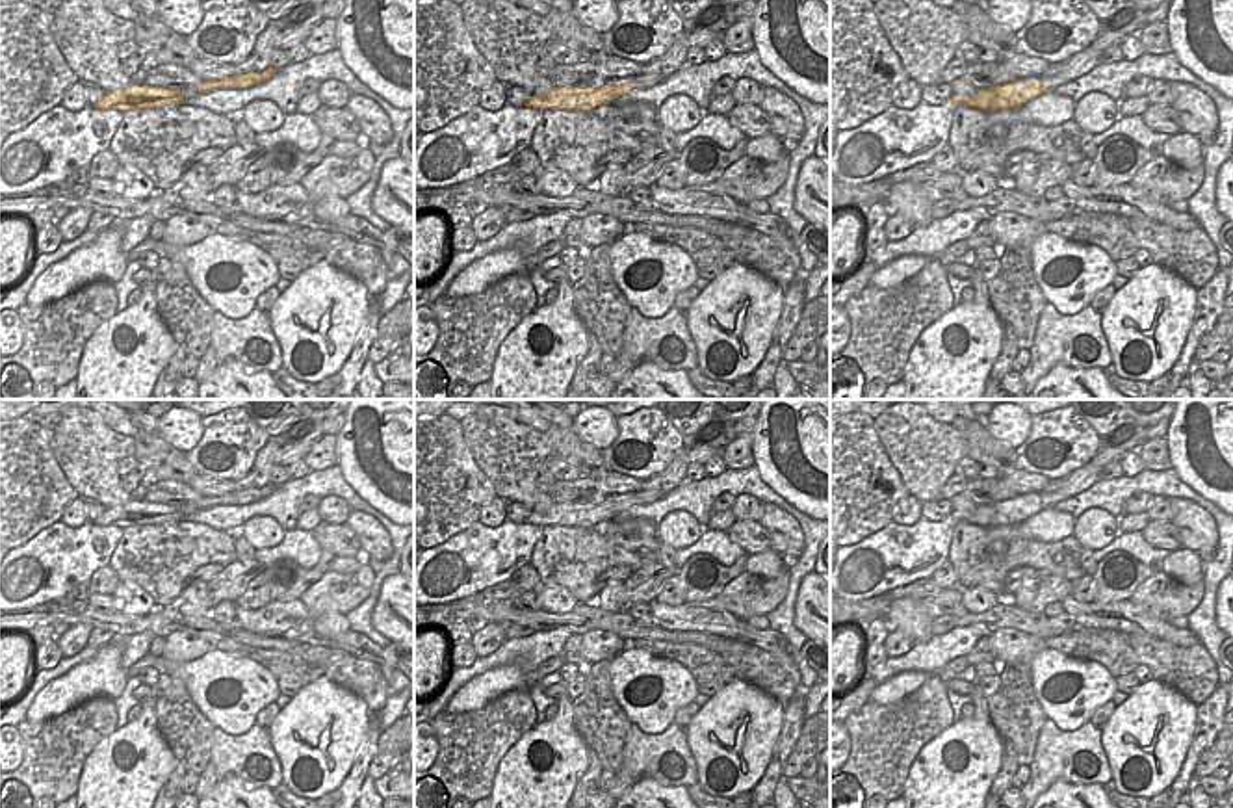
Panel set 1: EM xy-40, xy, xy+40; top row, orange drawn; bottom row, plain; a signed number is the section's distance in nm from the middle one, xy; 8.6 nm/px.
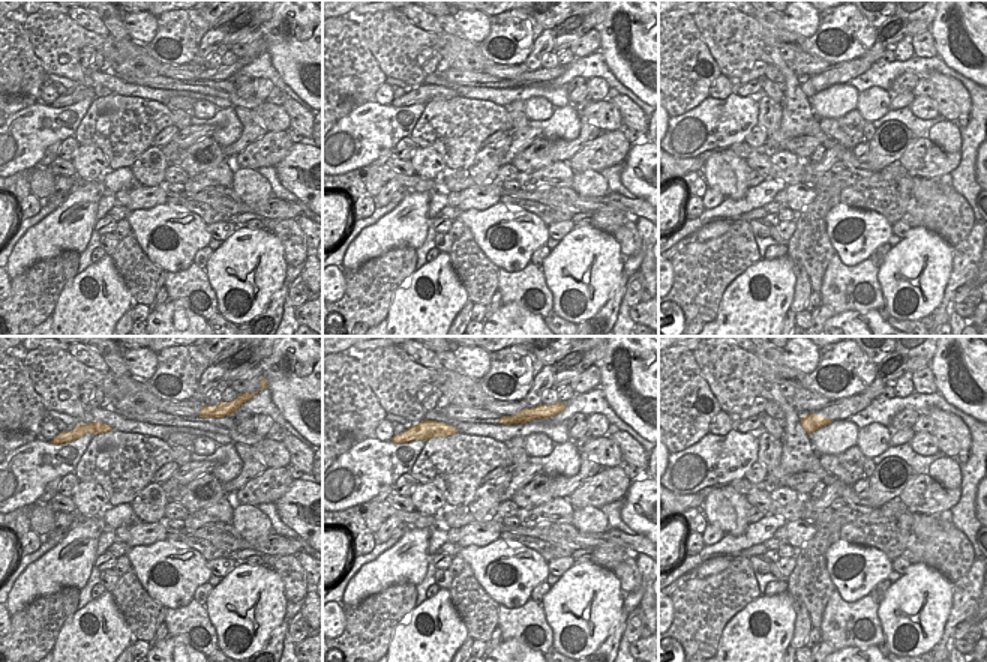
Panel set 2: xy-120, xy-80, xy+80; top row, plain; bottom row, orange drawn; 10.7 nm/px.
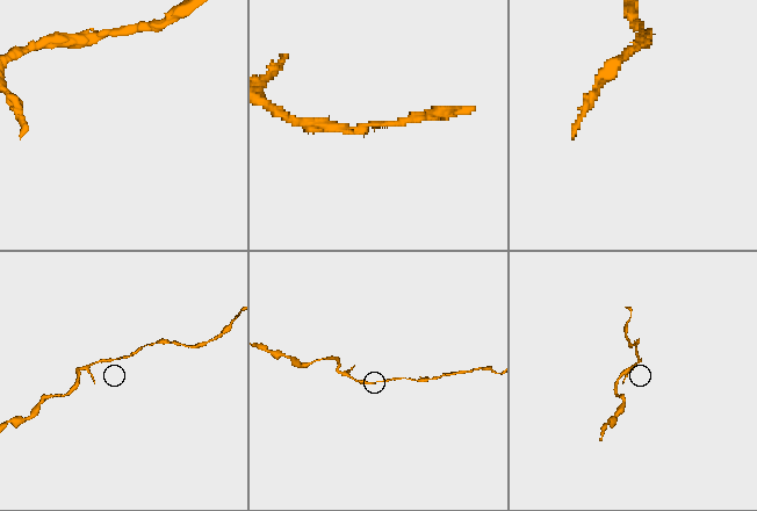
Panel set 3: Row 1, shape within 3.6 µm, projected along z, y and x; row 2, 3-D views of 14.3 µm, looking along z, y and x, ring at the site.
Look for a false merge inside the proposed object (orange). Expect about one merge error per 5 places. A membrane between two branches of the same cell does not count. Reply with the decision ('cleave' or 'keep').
keep

